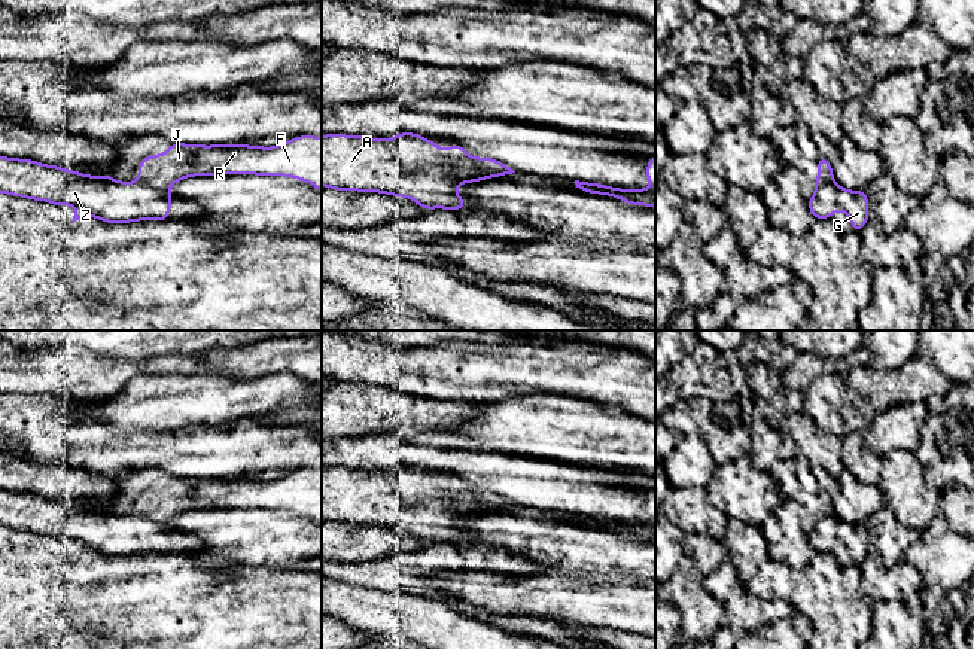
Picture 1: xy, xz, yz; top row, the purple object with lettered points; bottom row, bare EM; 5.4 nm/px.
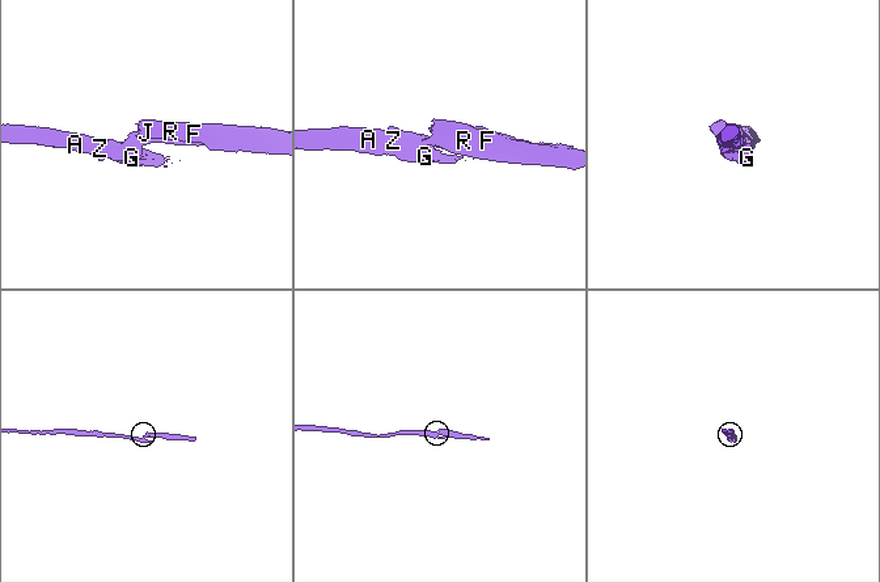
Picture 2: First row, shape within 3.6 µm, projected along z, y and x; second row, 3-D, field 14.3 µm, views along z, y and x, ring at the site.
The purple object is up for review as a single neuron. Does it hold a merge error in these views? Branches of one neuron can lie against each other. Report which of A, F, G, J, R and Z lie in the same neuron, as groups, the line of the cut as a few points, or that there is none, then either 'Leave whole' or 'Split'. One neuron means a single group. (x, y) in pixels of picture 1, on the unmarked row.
Groups: A G Z / F J R. Split along xy (139, 514), (167, 523). Split

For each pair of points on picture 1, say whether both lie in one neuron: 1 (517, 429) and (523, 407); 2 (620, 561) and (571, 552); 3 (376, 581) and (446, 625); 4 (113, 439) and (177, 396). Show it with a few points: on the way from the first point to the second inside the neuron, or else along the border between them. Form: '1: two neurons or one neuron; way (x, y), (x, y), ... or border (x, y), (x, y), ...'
1: one neuron; way (523, 423), (523, 413)
2: one neuron; way (608, 555), (583, 552)
3: two neurons; border (356, 585), (380, 590), (405, 590), (425, 597)
4: two neurons; border (94, 420), (106, 420), (125, 429), (163, 432)

